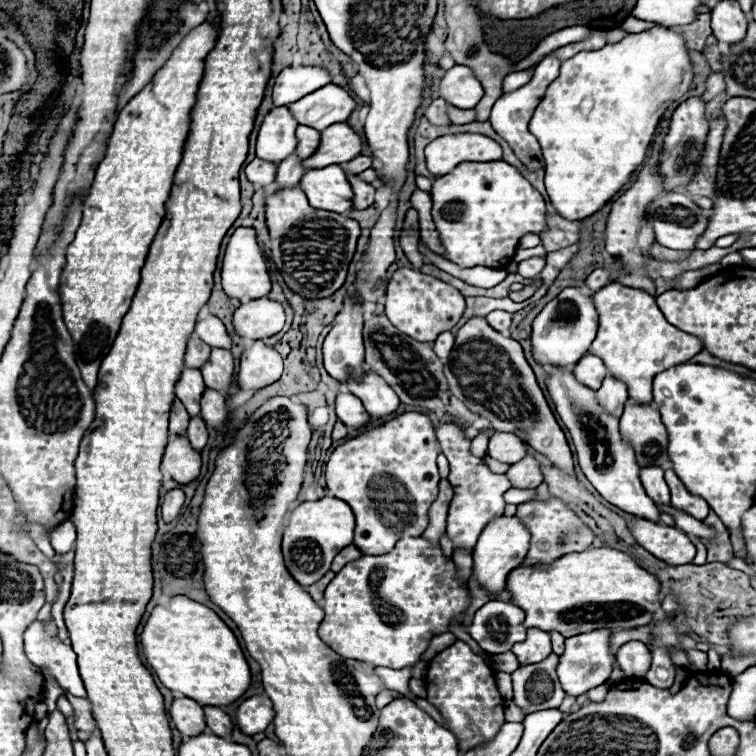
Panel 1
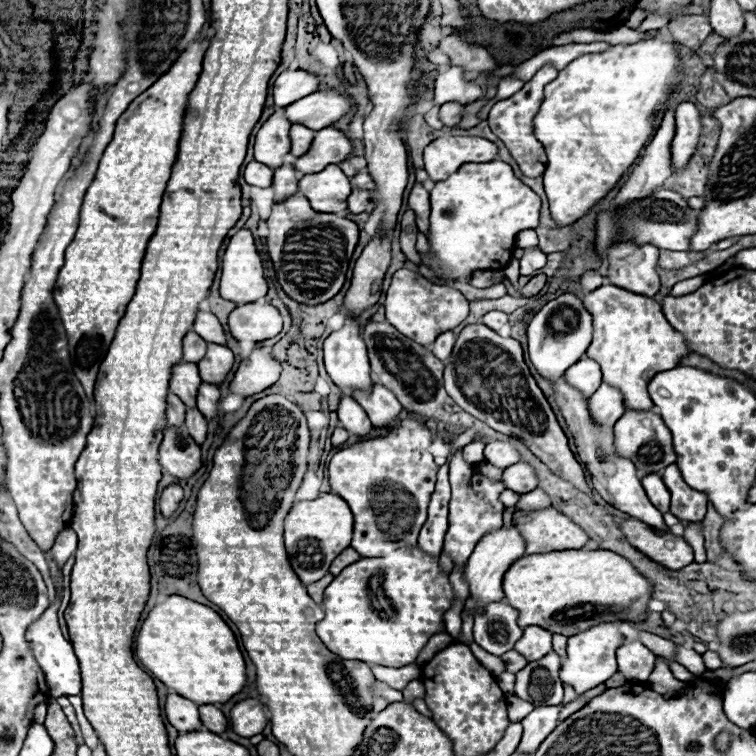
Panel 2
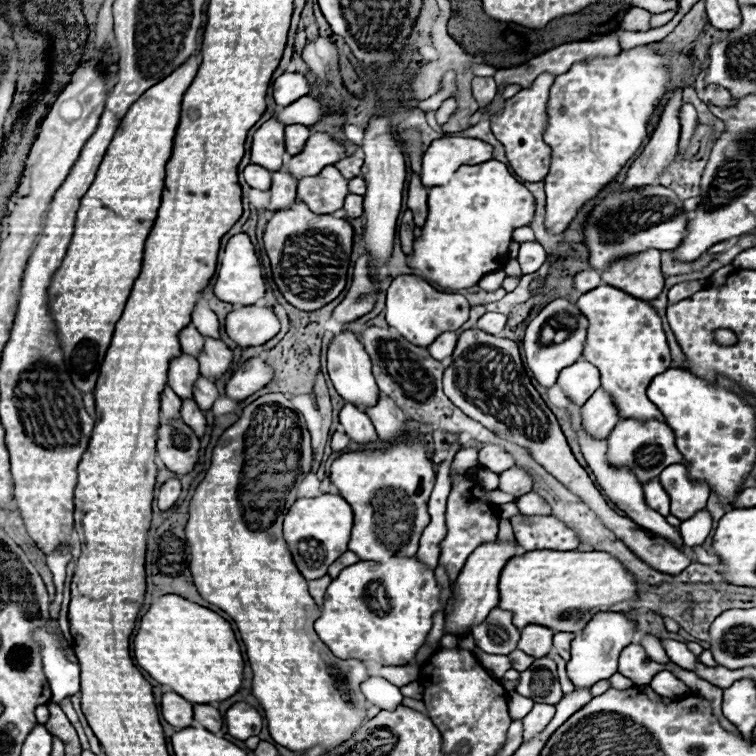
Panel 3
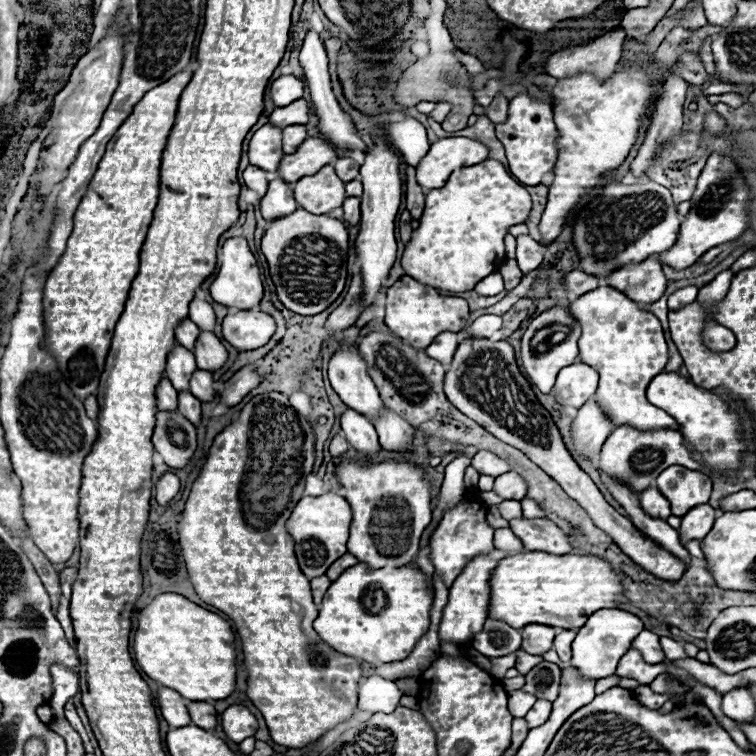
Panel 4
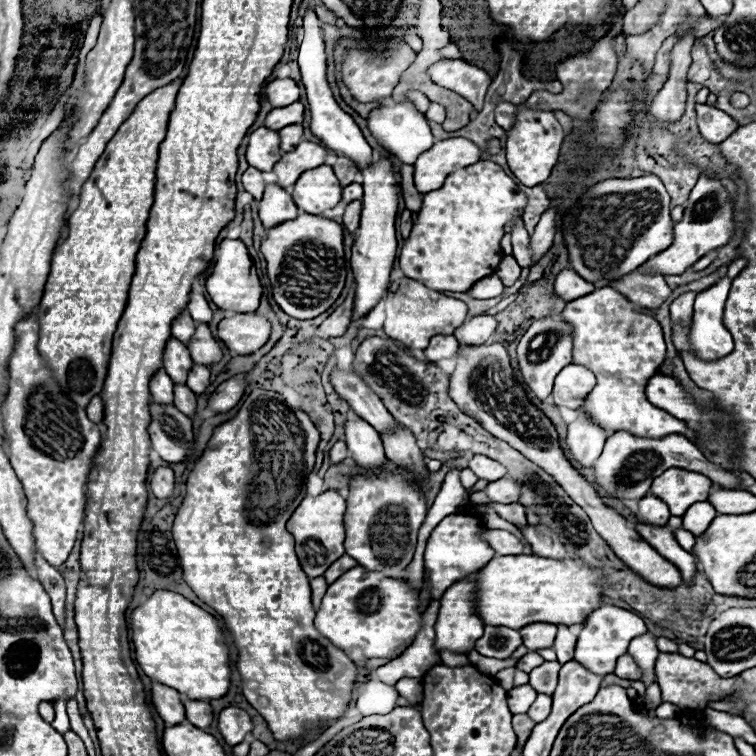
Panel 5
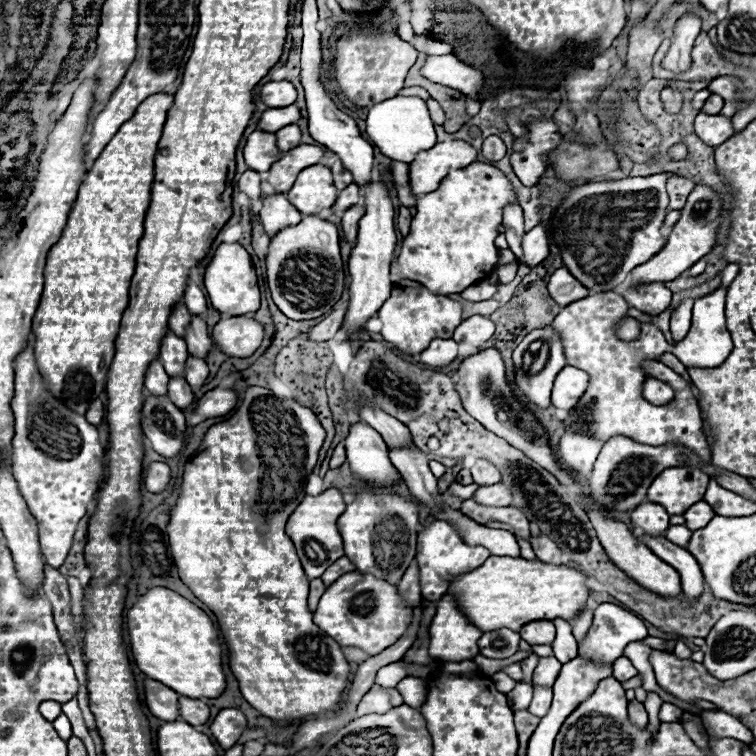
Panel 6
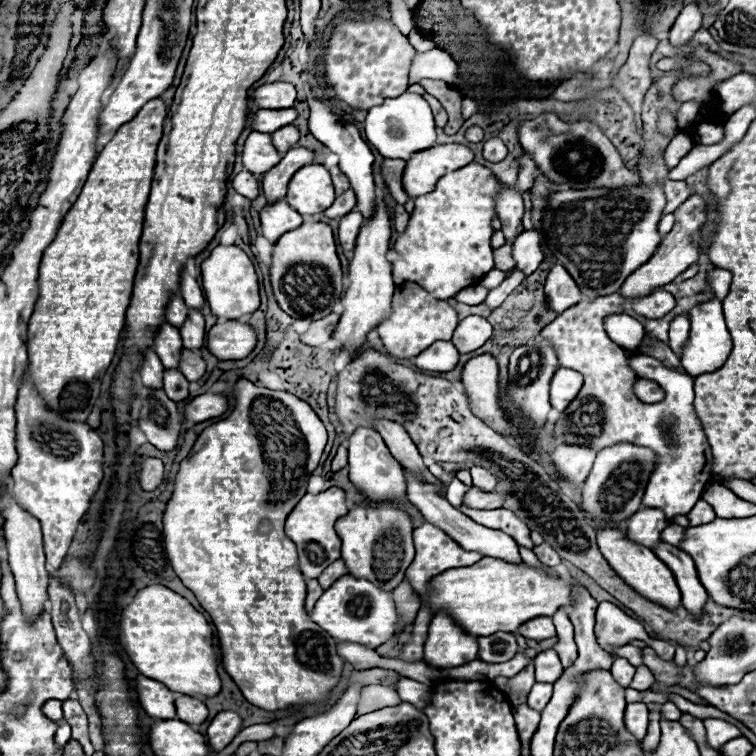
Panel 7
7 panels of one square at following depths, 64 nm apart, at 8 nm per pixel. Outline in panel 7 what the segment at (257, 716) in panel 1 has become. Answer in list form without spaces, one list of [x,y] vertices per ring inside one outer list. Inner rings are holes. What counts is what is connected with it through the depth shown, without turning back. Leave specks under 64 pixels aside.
[[[224,710],[224,712],[218,712],[216,718],[210,722],[206,738],[208,738],[208,744],[212,746],[212,750],[220,752],[234,740],[234,736],[240,730],[242,730],[240,714],[232,712],[232,710]]]

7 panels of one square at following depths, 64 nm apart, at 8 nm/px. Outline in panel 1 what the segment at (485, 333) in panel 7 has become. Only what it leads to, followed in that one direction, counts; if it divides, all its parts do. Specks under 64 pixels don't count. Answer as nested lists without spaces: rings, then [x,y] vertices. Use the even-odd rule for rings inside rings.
[[[494,310],[494,312],[490,312],[490,314],[486,316],[486,320],[488,320],[488,324],[490,324],[494,330],[504,332],[504,330],[508,330],[510,324],[512,324],[512,314],[510,314],[510,312],[504,312],[504,310]]]

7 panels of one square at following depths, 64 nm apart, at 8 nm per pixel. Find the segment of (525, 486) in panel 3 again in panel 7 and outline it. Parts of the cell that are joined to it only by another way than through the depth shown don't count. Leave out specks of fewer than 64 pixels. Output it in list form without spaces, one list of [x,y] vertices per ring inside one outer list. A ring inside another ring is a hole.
[[[470,488],[470,492],[464,496],[464,504],[468,504],[470,508],[478,508],[478,510],[494,510],[504,504],[504,496],[498,494],[496,490],[484,492],[480,488]]]

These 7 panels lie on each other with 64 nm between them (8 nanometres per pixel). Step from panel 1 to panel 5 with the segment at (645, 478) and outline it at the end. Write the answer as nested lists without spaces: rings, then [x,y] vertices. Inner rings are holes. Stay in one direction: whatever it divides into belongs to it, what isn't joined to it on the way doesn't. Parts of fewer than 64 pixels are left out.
[[[646,494],[640,502],[638,502],[638,520],[644,520],[648,524],[660,524],[660,526],[666,526],[668,524],[668,518],[670,518],[670,510],[668,506],[656,498],[654,494]]]

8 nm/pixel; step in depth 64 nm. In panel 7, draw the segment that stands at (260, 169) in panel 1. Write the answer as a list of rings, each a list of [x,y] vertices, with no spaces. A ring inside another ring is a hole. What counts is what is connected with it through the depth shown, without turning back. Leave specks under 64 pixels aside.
[[[242,170],[234,180],[232,180],[232,186],[238,194],[250,198],[250,200],[256,200],[258,194],[260,194],[260,186],[258,186],[258,180],[252,172],[248,170]]]

